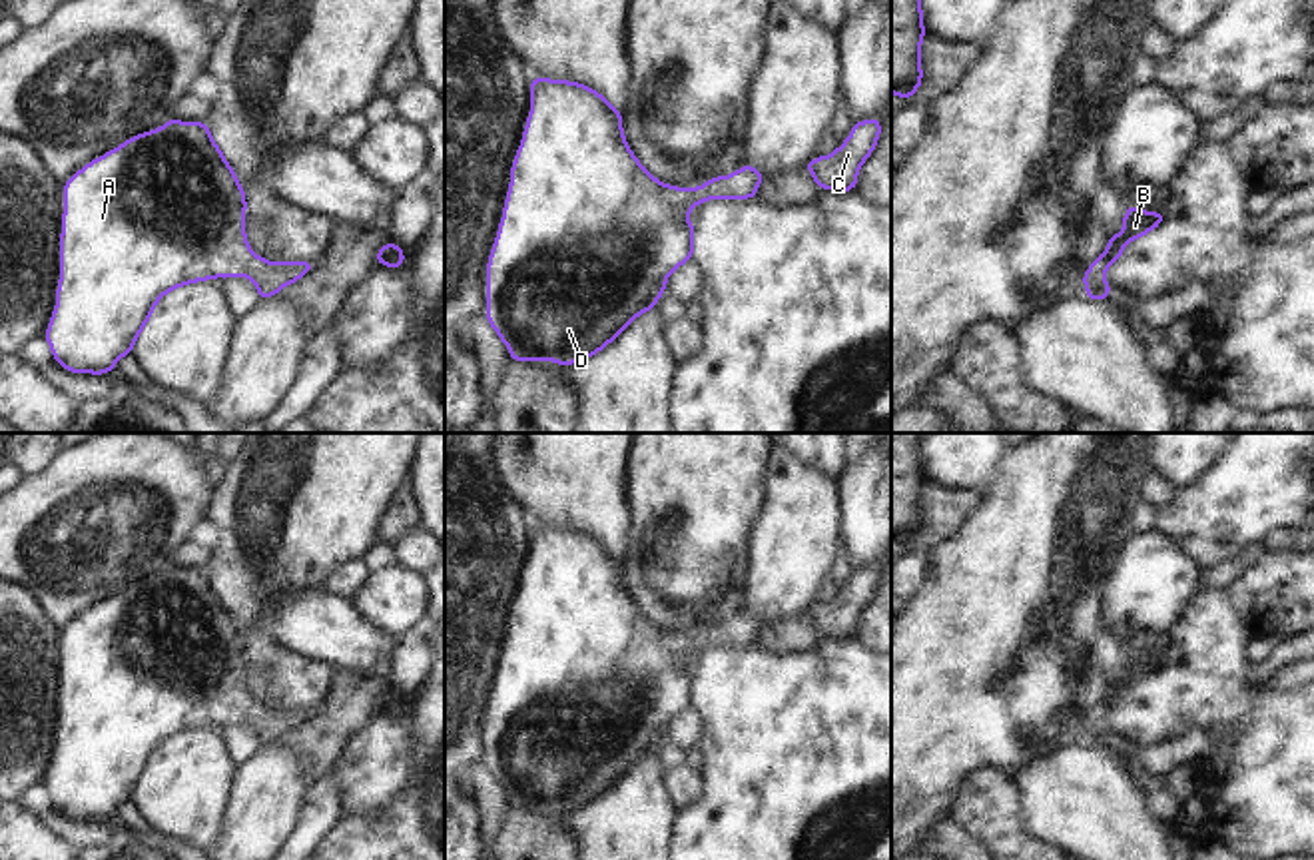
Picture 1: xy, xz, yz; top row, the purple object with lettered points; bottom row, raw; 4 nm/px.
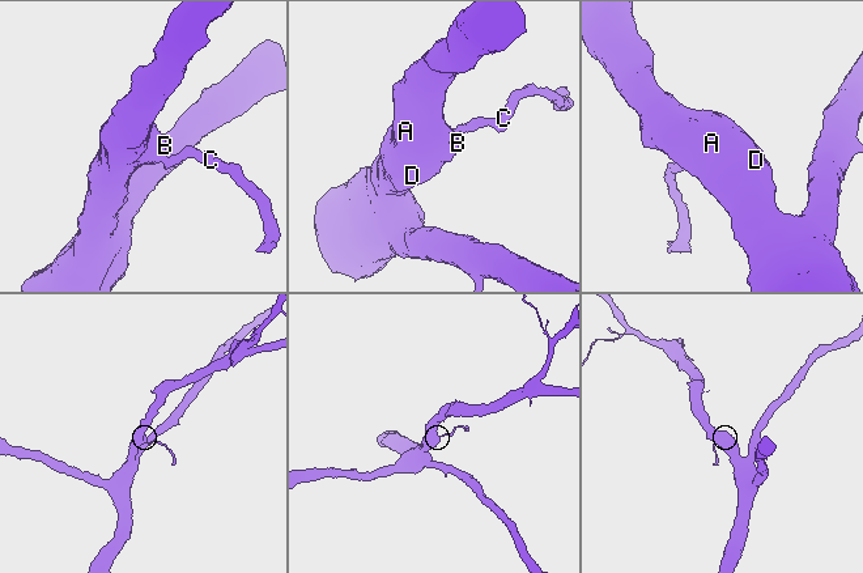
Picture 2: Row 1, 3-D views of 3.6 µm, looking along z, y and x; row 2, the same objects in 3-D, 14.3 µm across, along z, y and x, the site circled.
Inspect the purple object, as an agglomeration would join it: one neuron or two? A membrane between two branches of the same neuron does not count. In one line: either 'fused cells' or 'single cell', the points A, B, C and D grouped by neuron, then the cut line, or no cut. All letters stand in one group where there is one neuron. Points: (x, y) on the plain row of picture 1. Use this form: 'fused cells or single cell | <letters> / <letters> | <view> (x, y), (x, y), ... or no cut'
single cell | A B C D | no cut

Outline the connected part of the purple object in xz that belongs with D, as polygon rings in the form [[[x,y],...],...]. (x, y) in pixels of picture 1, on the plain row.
[[[532,523],[530,561],[510,613],[502,666],[487,708],[485,764],[508,794],[510,808],[580,810],[612,790],[638,762],[654,756],[674,716],[694,706],[696,672],[688,670],[696,650],[706,646],[754,646],[768,627],[746,611],[732,623],[716,623],[700,635],[676,635],[648,621],[630,597],[622,559],[594,535]]]

